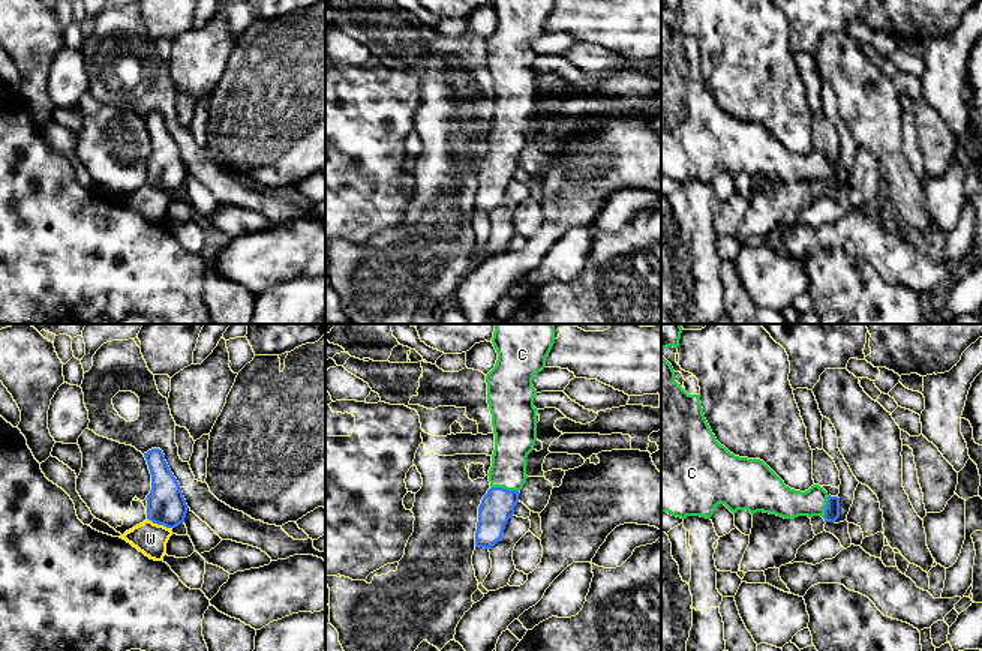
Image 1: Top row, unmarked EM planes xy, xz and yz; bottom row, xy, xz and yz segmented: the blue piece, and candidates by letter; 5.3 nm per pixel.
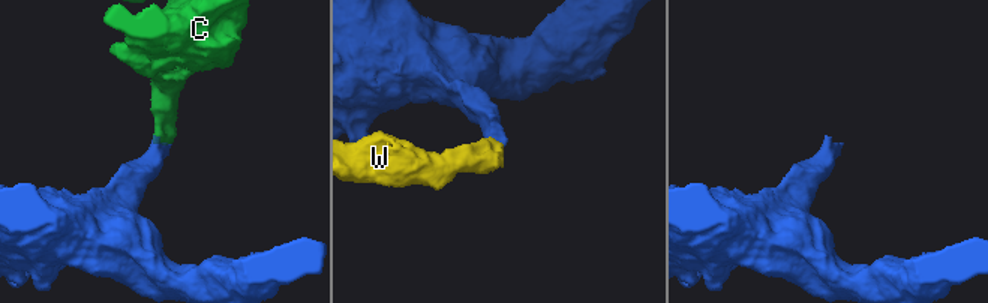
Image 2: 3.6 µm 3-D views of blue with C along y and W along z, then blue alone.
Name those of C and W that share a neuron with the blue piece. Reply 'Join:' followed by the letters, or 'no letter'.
Join: C

